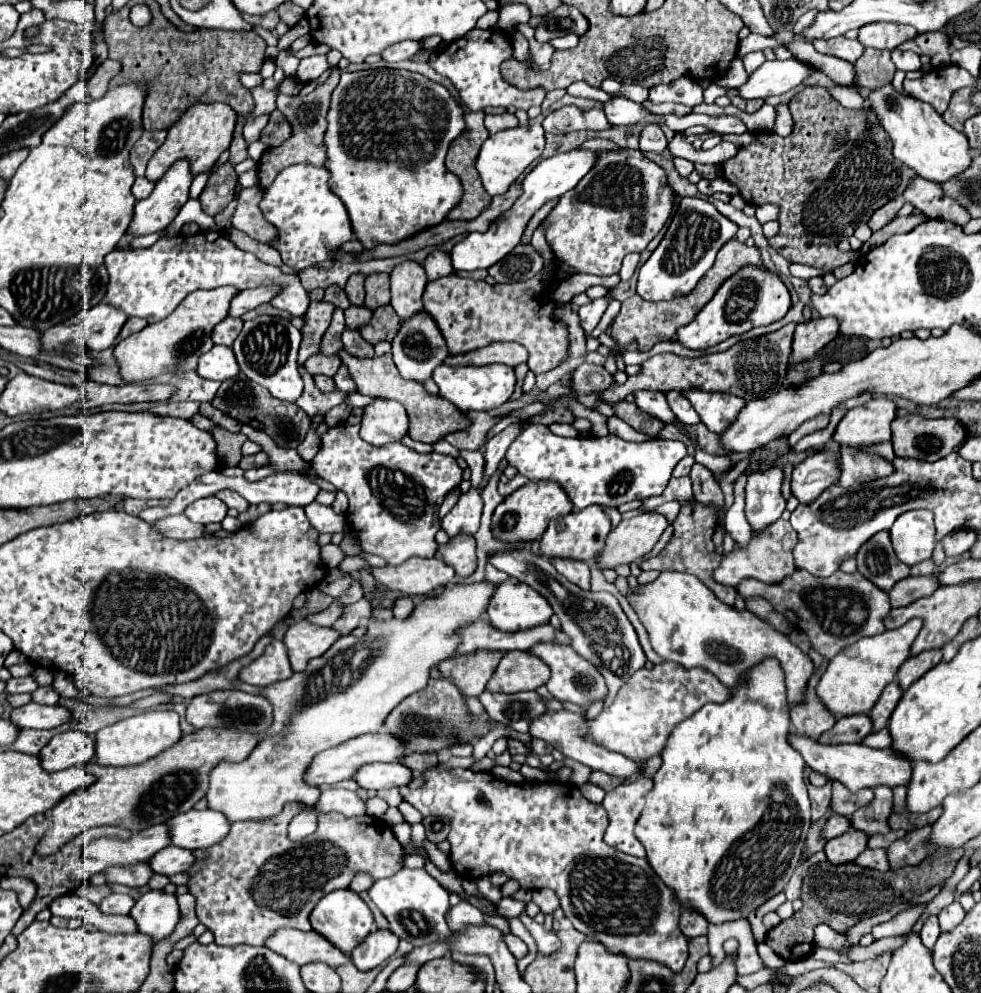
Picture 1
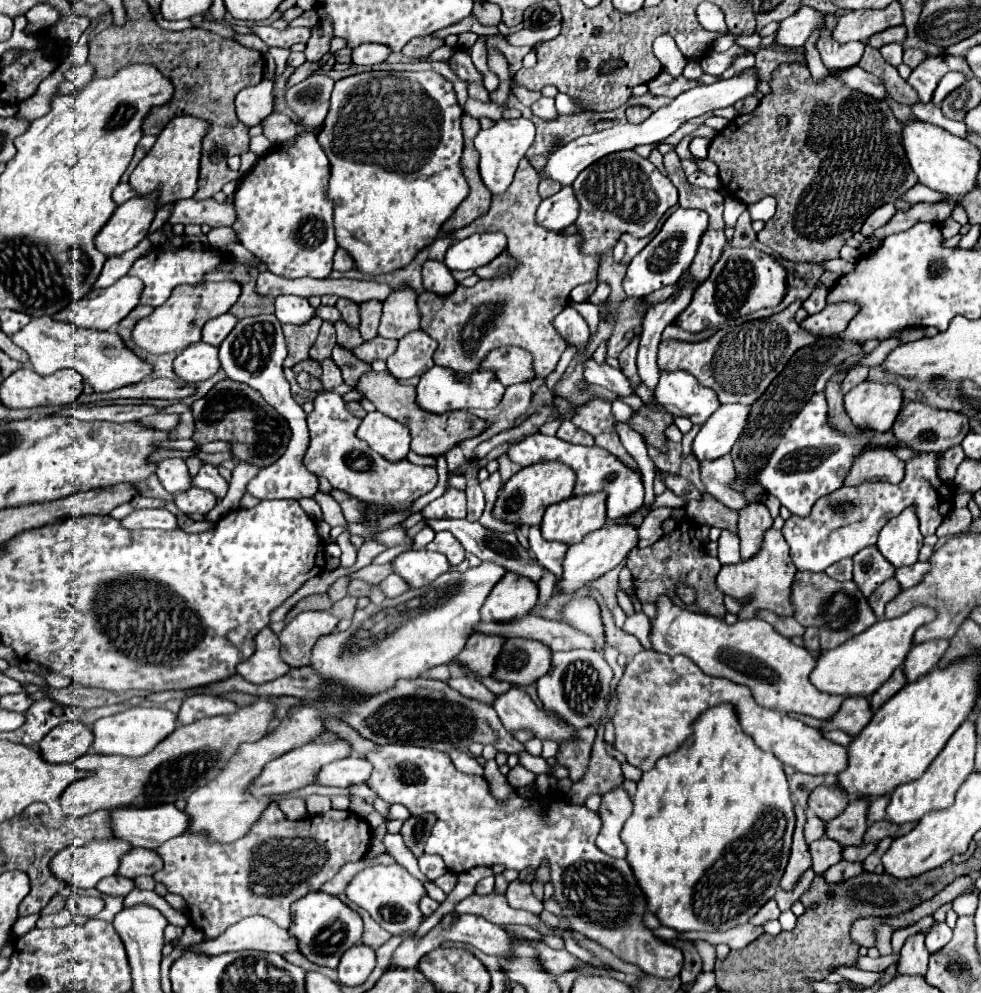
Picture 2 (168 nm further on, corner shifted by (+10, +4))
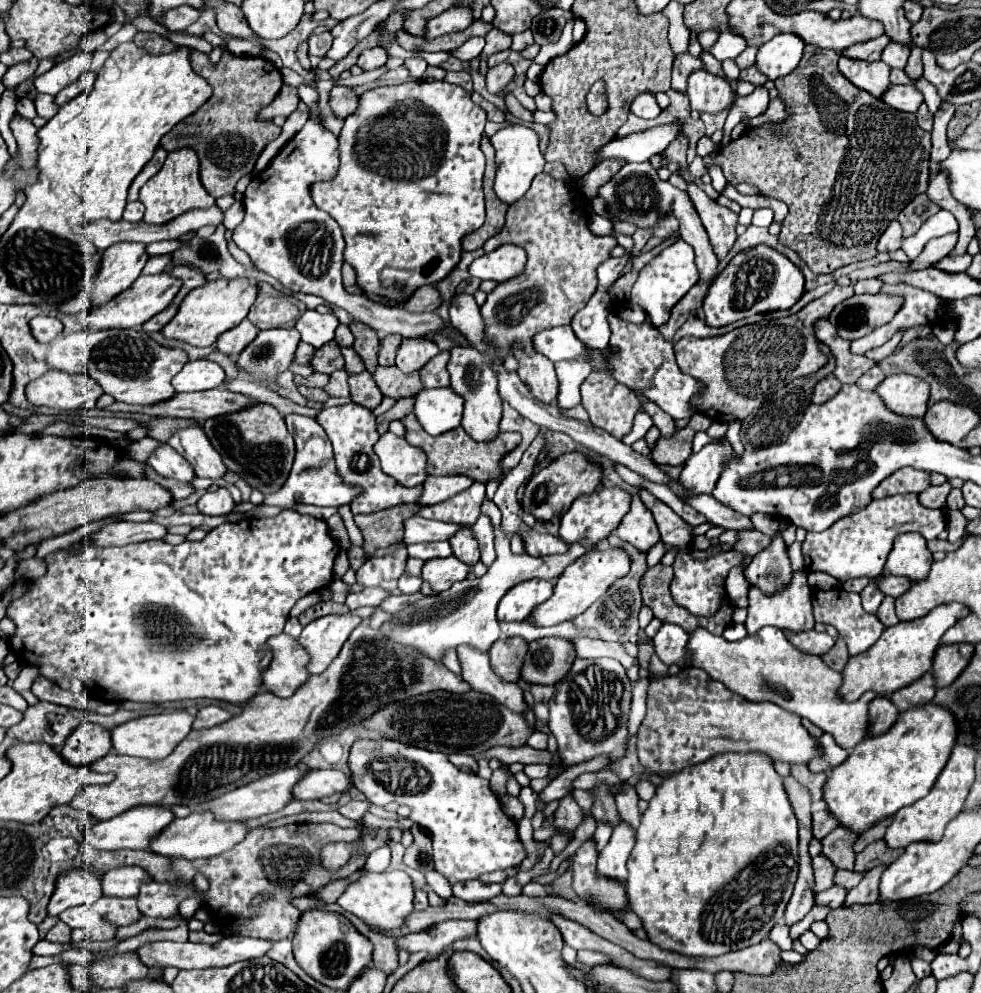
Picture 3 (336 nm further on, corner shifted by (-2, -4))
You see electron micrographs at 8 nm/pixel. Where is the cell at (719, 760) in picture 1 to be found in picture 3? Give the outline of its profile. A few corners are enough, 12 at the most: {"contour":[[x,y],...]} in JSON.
{"contour":[[760,752],[666,778],[628,858],[648,940],[784,922],[798,822]]}

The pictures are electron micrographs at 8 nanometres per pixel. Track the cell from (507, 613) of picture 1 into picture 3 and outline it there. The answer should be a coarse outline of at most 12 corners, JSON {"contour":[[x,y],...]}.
{"contour":[[548,580],[516,584],[498,604],[498,620],[526,620],[552,596]]}

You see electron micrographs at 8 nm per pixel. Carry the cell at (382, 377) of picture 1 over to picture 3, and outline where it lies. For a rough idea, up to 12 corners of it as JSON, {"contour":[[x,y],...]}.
{"contour":[[414,414],[406,440],[428,456],[430,476],[500,480],[500,460],[520,444],[518,432],[492,442],[464,428],[430,436]]}

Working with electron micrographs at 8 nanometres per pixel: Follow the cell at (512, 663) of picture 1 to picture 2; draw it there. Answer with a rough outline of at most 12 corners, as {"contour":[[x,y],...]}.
{"contour":[[508,638],[492,678],[526,686],[550,668],[536,640]]}

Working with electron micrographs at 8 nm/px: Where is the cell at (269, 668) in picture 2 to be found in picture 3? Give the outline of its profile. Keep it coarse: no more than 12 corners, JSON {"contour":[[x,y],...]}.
{"contour":[[286,632],[272,636],[264,686],[290,698],[310,676],[308,652]]}

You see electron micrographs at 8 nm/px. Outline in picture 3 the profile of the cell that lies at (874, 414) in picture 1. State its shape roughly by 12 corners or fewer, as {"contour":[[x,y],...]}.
{"contour":[[888,376],[876,392],[902,416],[924,416],[930,388],[918,376]]}

